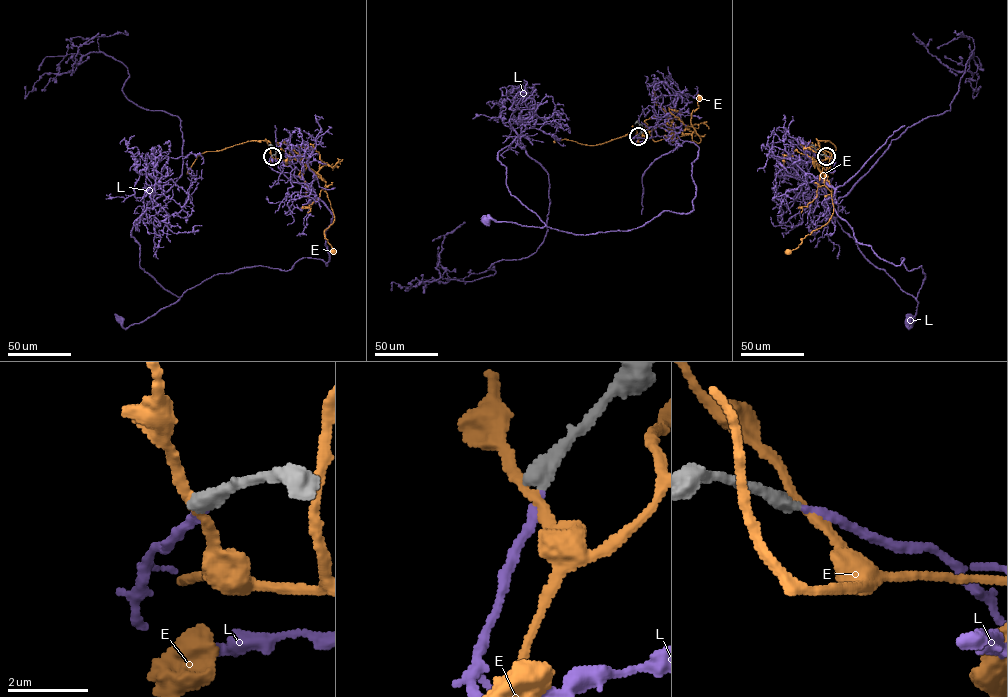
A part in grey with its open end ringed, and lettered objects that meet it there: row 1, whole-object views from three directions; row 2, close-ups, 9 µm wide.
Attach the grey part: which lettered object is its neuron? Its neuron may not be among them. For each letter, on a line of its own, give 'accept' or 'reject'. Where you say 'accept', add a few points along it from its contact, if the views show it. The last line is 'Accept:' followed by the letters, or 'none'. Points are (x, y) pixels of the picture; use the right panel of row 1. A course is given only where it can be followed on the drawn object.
E: reject
L: accept | via (826, 155), (833, 207), (856, 241), (908, 270), (921, 265), (909, 328), (909, 318)
Accept: L

